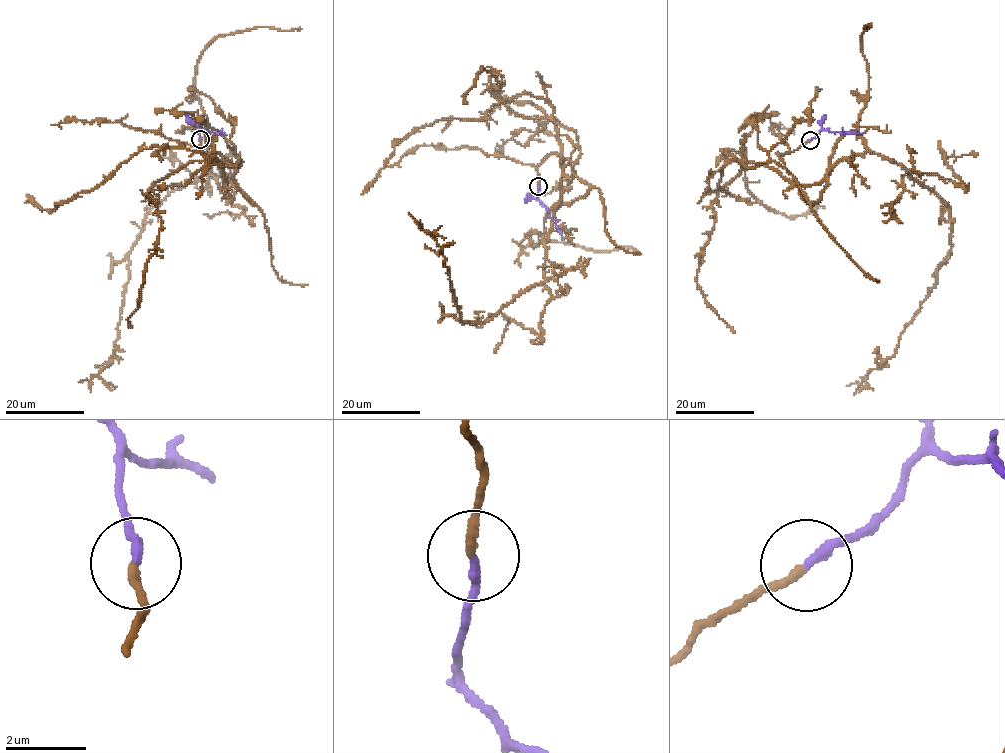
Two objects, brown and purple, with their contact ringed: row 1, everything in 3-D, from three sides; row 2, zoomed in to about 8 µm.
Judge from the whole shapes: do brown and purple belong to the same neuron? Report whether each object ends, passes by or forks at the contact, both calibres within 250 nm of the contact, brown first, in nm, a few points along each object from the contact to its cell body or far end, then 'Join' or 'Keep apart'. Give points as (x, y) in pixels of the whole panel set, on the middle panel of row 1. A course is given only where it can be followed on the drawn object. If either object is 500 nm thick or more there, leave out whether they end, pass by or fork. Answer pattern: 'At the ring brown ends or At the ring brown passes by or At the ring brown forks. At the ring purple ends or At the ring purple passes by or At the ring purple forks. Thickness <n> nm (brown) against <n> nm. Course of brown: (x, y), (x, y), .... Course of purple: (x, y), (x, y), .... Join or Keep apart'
At the ring brown ends. At the ring purple ends. Thickness 240 nm (brown) against 240 nm. Course of brown: (538, 186), (557, 154), (589, 191), (557, 208), (544, 280), (484, 322), (458, 319), (442, 249), (409, 213). Course of purple: (538, 186), (537, 199), (546, 207), (563, 239). Join

